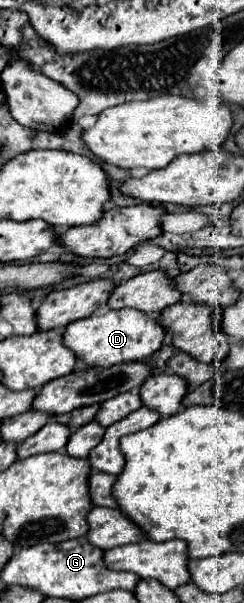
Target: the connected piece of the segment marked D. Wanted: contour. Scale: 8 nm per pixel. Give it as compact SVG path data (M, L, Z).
M120 309L120 311L106 311L94 313L86 319L72 321L62 335L64 347L76 353L80 361L80 369L90 367L112 367L130 361L144 361L154 351L160 349L166 331L162 331L160 323L136 309Z

